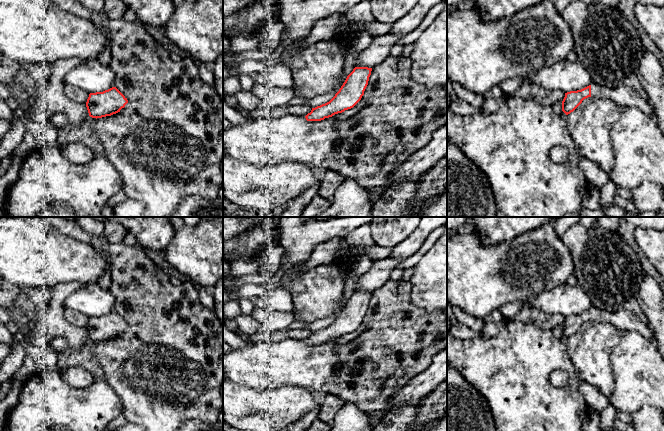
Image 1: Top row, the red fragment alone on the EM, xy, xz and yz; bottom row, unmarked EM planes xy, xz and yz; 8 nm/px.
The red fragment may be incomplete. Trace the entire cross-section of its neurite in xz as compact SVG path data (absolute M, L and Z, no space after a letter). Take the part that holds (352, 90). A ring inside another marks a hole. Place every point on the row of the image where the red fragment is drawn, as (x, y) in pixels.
M355 67L345 82L327 103L312 108L305 118L307 121L321 121L353 108L364 95L372 68Z

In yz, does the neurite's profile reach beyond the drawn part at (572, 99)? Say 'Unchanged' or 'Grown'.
Grown

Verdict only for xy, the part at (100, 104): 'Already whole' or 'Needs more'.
Already whole

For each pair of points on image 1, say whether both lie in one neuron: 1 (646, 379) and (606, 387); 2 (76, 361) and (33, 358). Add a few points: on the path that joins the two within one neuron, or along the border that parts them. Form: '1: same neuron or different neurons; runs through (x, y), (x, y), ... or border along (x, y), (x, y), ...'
1: different neurons; border along (611, 362), (614, 389), (608, 397)
2: different neurons; border along (44, 371), (34, 373), (24, 381)

